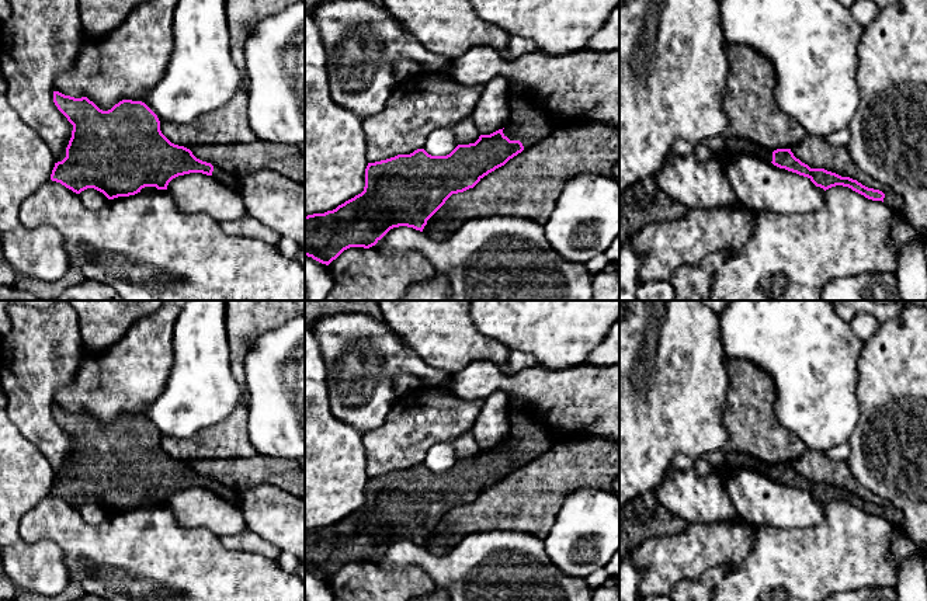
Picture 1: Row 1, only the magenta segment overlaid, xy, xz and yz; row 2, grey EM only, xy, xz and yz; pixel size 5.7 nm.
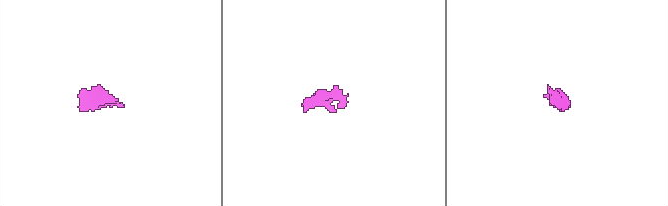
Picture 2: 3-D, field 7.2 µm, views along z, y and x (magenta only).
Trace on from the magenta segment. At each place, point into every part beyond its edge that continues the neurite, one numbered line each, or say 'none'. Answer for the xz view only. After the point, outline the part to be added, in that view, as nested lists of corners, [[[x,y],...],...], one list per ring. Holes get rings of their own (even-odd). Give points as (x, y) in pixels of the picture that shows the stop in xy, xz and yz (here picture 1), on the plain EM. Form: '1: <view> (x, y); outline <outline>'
1: xz (527, 438); outline [[[510,411],[510,434],[503,444],[504,451],[520,455],[527,465],[552,447],[551,435],[532,417]]]

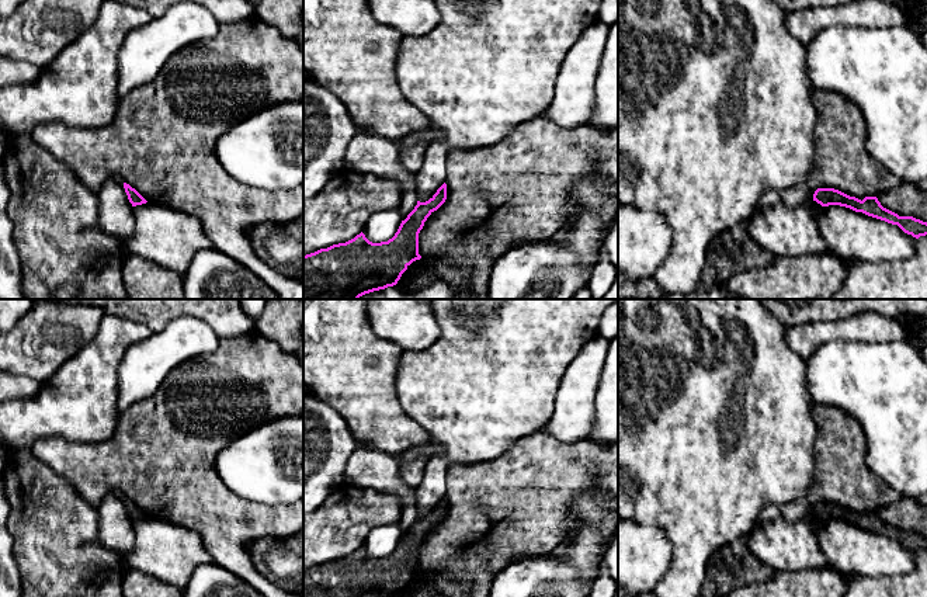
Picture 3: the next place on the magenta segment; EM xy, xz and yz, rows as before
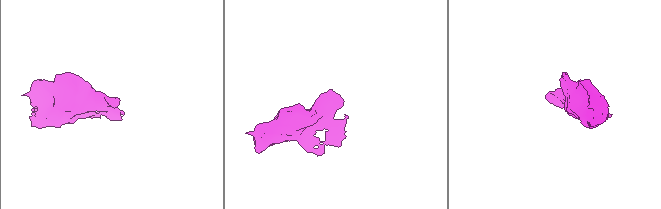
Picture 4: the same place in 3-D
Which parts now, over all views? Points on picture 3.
none

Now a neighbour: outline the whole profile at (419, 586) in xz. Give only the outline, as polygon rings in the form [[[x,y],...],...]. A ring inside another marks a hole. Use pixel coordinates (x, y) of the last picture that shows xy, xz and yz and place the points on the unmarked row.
[[[420,573],[407,580],[397,597],[440,597],[426,573]]]

